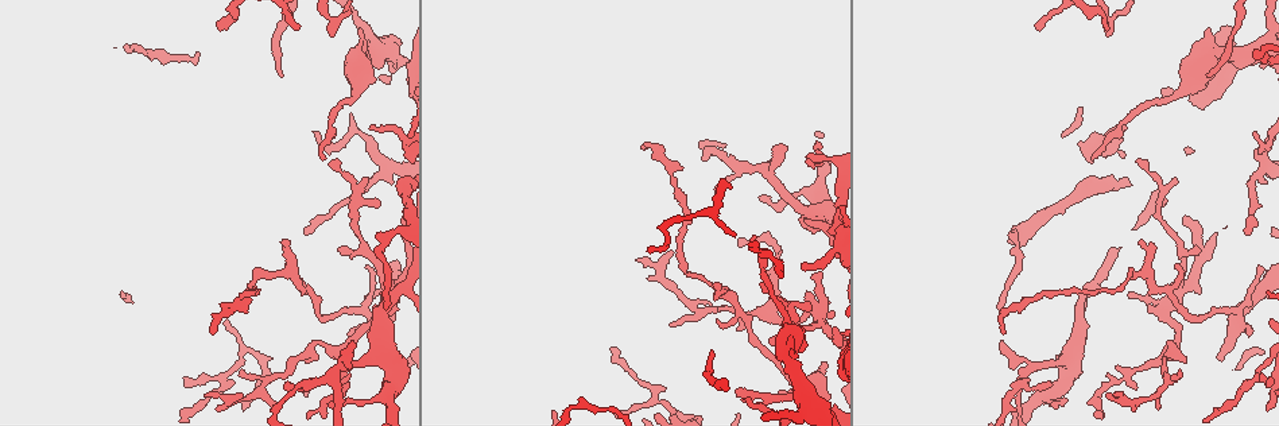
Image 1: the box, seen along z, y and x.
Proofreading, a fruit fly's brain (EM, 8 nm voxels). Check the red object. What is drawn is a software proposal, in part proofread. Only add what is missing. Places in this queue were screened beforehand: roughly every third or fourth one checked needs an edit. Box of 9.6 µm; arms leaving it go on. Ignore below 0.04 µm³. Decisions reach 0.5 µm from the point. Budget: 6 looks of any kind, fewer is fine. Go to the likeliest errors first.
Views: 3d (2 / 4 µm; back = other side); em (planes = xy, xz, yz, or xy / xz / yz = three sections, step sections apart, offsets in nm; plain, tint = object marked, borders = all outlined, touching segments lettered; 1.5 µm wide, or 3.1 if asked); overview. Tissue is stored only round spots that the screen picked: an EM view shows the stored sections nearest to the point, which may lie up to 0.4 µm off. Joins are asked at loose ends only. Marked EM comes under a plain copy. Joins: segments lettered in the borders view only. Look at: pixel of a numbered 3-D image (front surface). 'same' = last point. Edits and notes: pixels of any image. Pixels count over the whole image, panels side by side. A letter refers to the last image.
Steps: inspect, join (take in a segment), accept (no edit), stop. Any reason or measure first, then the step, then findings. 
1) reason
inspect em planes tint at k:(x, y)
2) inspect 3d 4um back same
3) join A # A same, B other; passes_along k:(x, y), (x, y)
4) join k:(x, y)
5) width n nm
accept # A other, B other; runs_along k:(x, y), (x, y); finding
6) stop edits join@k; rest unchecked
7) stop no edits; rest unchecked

thin end
inspect em xz step 8 borders at 1:(738, 391)

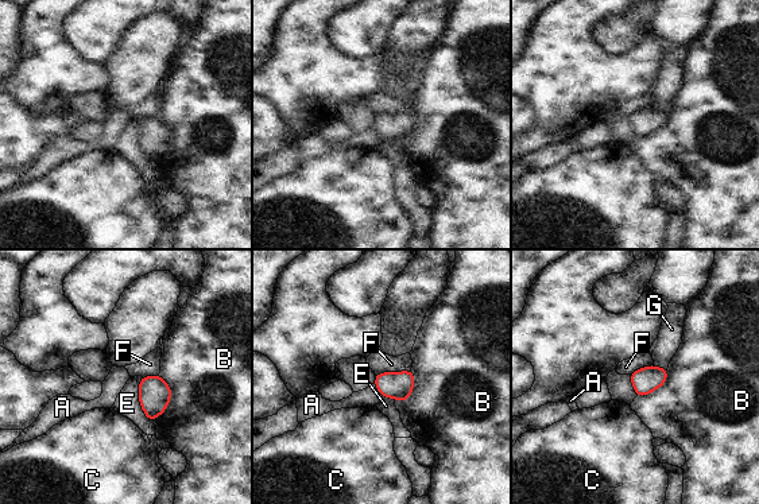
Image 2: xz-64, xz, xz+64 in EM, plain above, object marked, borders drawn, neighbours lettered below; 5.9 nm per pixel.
inspect em yz step 4 borders same

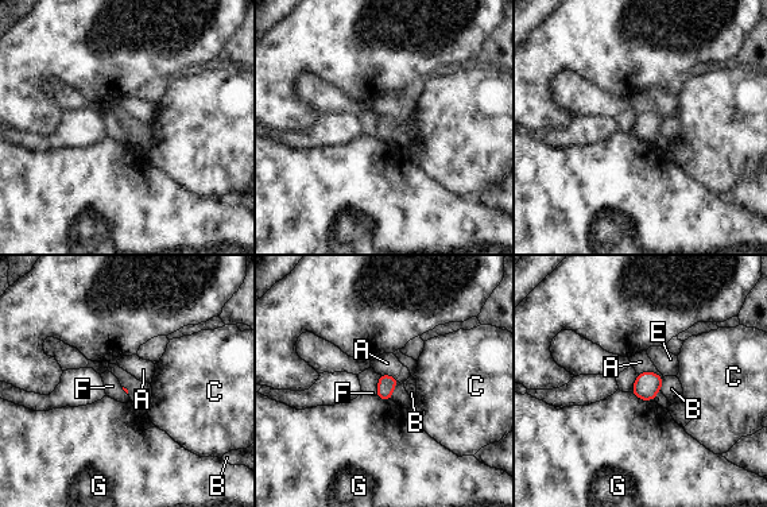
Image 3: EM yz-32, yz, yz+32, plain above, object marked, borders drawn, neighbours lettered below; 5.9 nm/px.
accept # A other, B other, C other, E other, F other, G other; border 3:(380, 375), (375, 395); no lettered segment goes on from it

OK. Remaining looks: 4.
an open end
inspect em xz step 8 tint at 1:(637, 261)

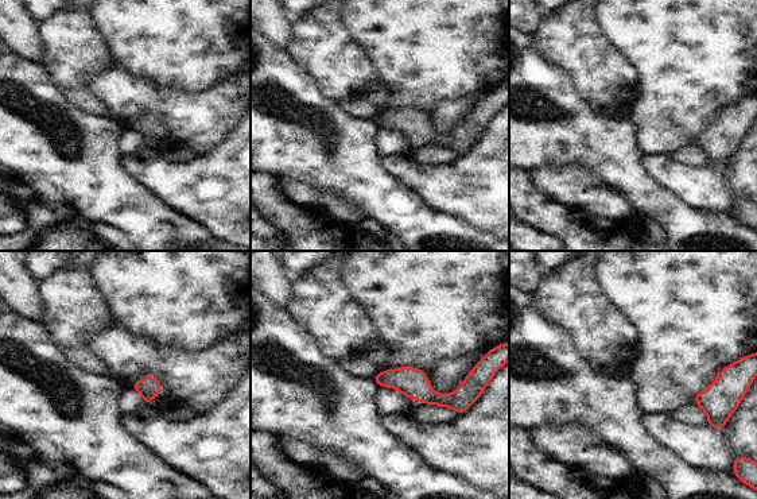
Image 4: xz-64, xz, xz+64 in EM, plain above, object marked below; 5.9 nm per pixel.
cut it another way
inspect em planes borders same

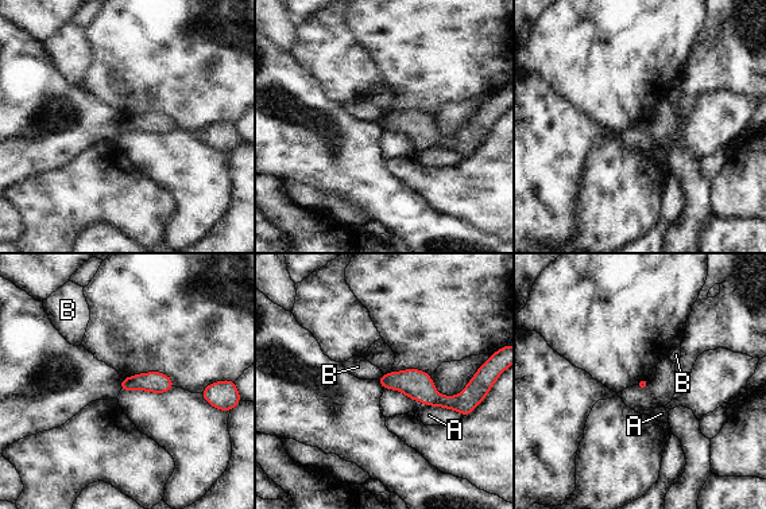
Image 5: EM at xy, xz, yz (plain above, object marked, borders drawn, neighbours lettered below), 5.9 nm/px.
accept # A other, B other; border 5:(383, 375), (376, 379); none of them fits

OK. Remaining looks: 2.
tapers out
inspect em xy step 8 borders at 1:(1181, 376)

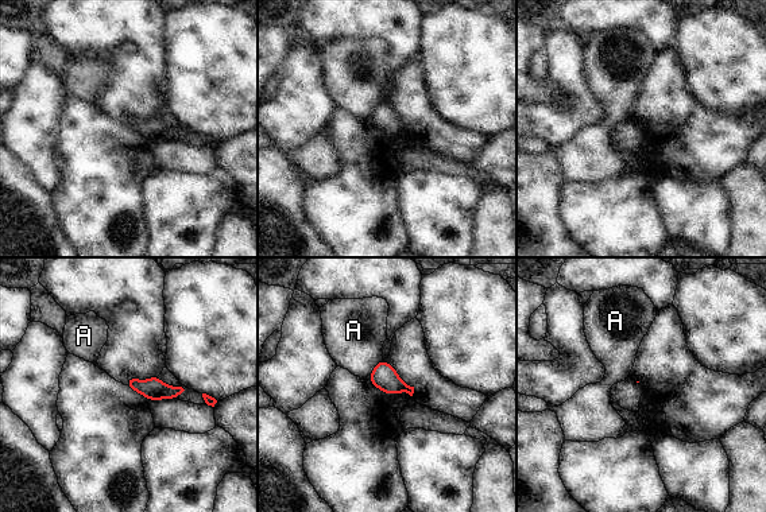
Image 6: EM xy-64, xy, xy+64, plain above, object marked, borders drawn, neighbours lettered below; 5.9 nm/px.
inspect em planes borders same

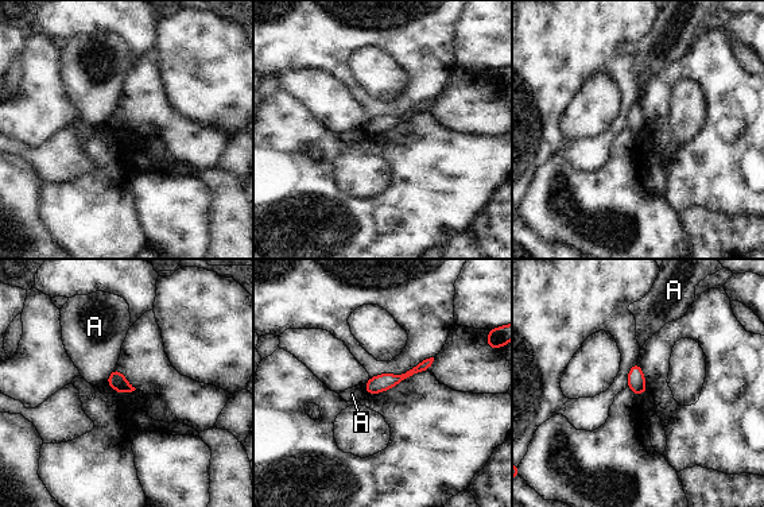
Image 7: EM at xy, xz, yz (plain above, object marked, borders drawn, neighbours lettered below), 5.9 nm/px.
accept # A other; border 7:(115, 368), (105, 382); no lettered segment goes on from it

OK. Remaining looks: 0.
stop no edits; rest unchecked

